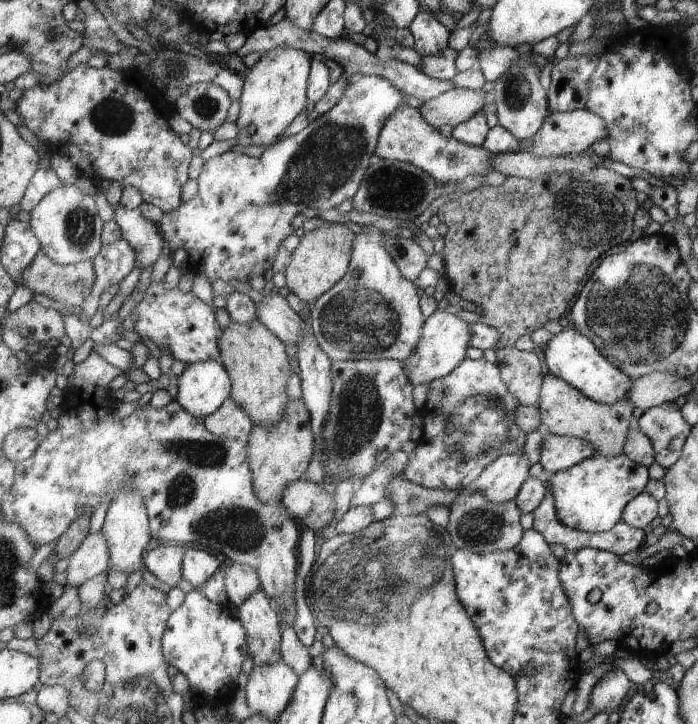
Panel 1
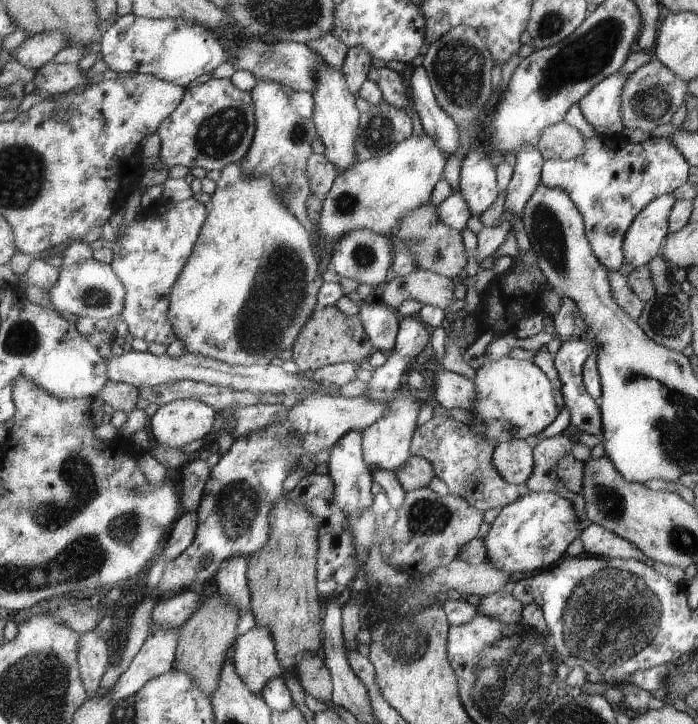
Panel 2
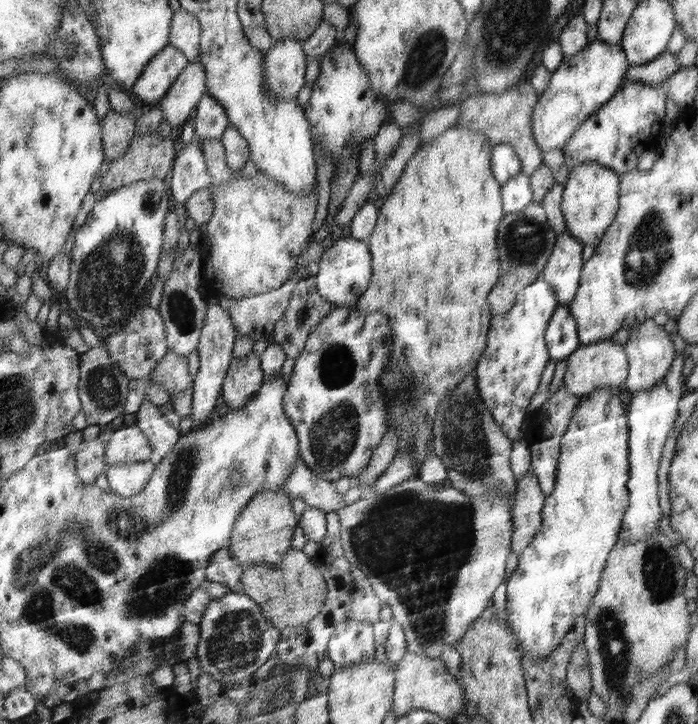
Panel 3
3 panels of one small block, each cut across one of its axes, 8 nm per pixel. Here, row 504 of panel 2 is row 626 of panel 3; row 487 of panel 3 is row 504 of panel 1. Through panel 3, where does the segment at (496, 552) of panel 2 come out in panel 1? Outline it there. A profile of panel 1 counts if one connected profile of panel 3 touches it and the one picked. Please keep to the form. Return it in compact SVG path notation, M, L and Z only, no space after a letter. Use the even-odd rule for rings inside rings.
M595 453L577 466L551 475L548 488L553 490L561 522L580 531L601 533L613 530L622 521L627 504L645 492L649 482L649 468L637 464L625 453L615 458Z

